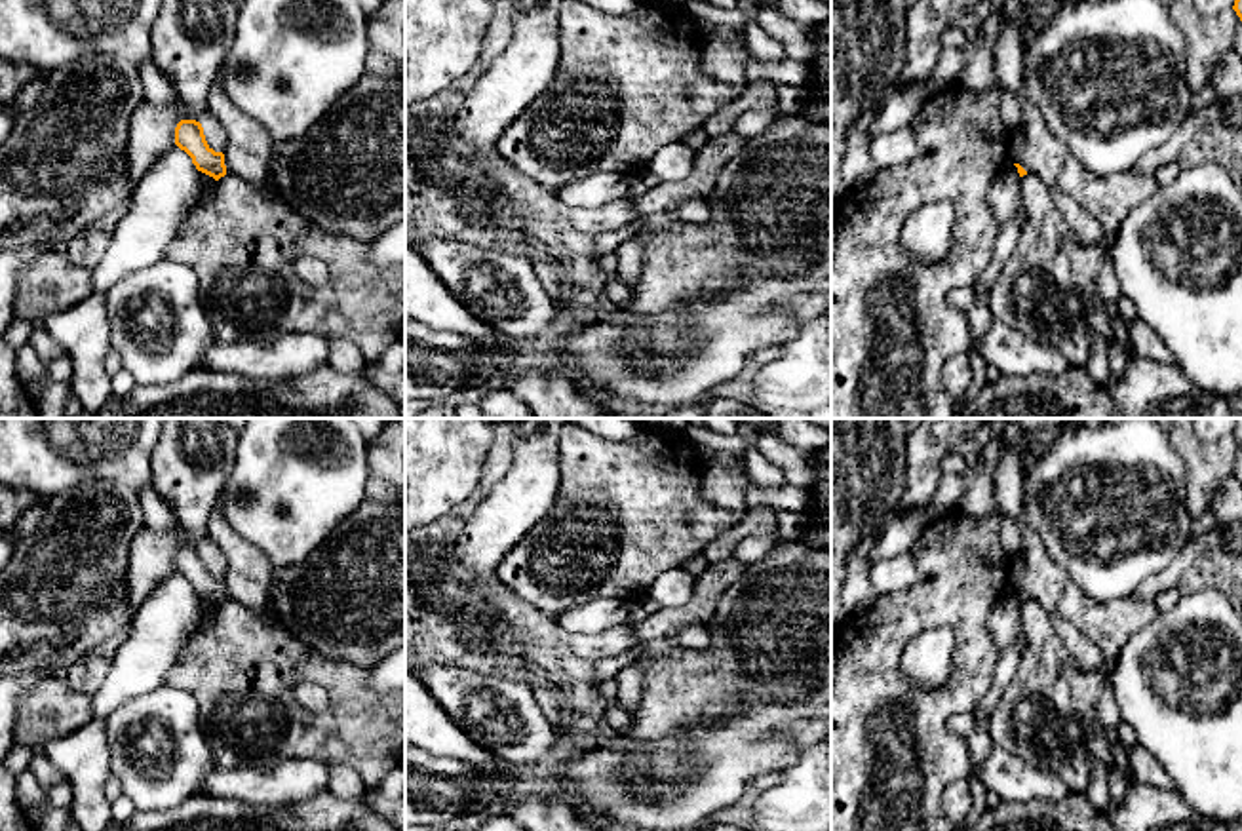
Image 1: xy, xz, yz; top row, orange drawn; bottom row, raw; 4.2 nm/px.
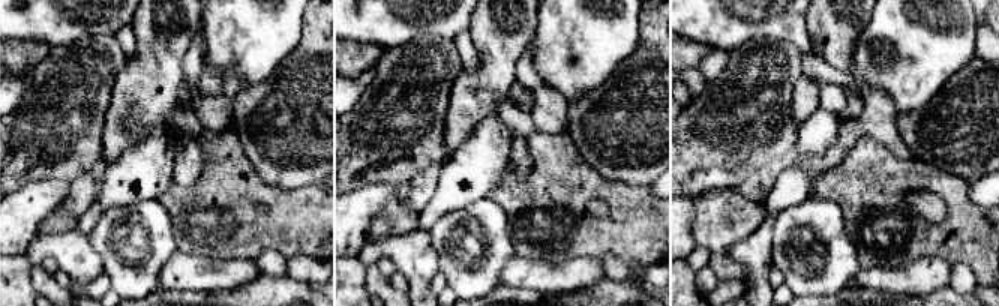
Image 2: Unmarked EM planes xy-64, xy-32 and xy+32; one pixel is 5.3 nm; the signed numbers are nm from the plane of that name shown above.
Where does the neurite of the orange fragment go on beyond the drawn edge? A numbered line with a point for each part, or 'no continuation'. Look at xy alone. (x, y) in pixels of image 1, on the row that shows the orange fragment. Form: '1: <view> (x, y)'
no continuation

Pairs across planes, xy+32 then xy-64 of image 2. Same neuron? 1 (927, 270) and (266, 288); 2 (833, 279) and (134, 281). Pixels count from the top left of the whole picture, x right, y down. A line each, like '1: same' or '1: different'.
1: different
2: same

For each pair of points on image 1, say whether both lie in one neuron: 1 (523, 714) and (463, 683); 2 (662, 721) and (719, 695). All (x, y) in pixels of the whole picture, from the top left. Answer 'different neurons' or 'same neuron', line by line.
1: same neuron
2: same neuron

